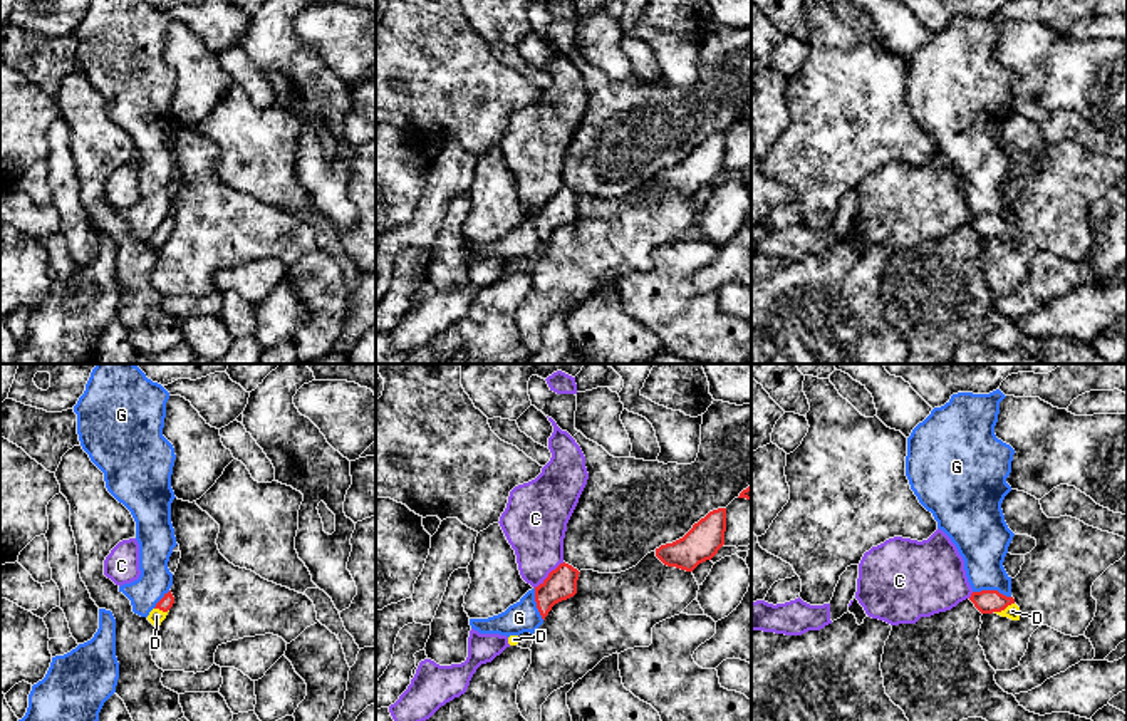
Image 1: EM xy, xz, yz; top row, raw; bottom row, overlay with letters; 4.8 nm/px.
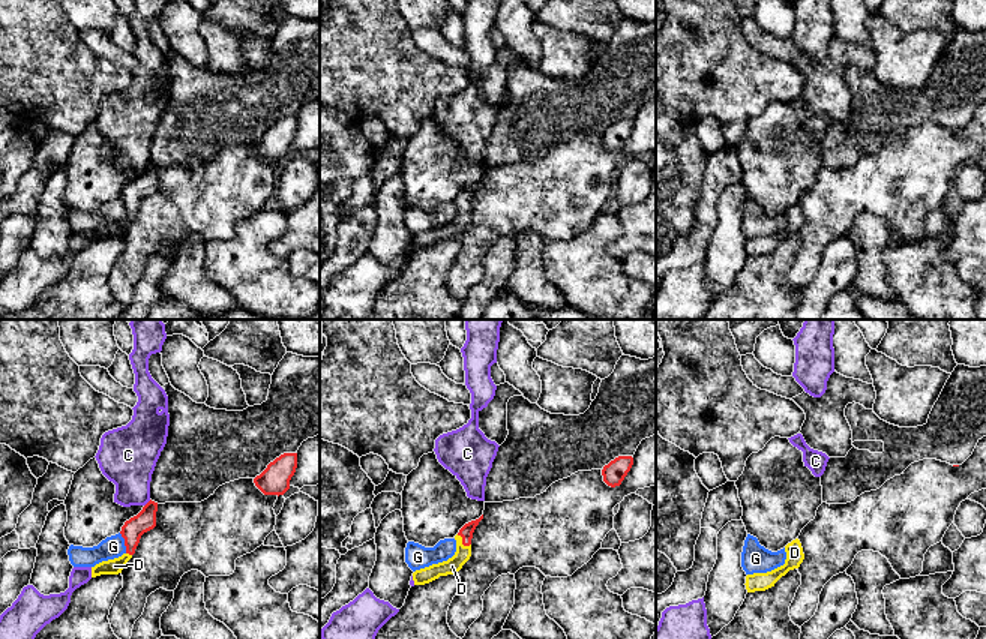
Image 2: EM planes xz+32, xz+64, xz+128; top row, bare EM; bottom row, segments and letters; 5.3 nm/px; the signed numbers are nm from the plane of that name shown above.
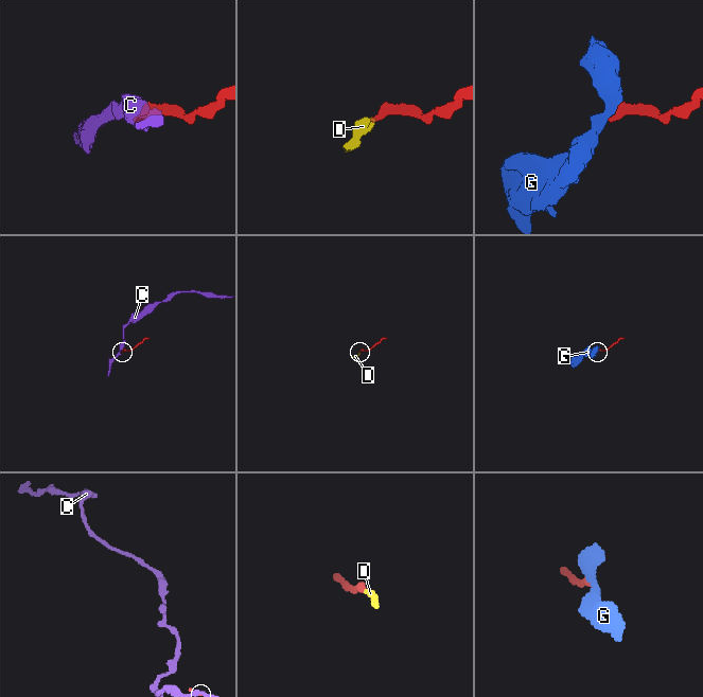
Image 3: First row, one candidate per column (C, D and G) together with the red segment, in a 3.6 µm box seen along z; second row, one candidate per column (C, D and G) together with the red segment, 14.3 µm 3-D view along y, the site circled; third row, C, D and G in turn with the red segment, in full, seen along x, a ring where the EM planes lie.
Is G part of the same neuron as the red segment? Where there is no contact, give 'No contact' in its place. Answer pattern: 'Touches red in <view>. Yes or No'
Touches red in yz. No

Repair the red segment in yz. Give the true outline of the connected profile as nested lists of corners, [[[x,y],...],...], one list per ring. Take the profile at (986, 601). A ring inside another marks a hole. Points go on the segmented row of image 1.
[[[998,590],[973,592],[969,600],[981,614],[998,614],[1011,620],[1020,620],[1020,607],[1013,597],[1006,597]]]

